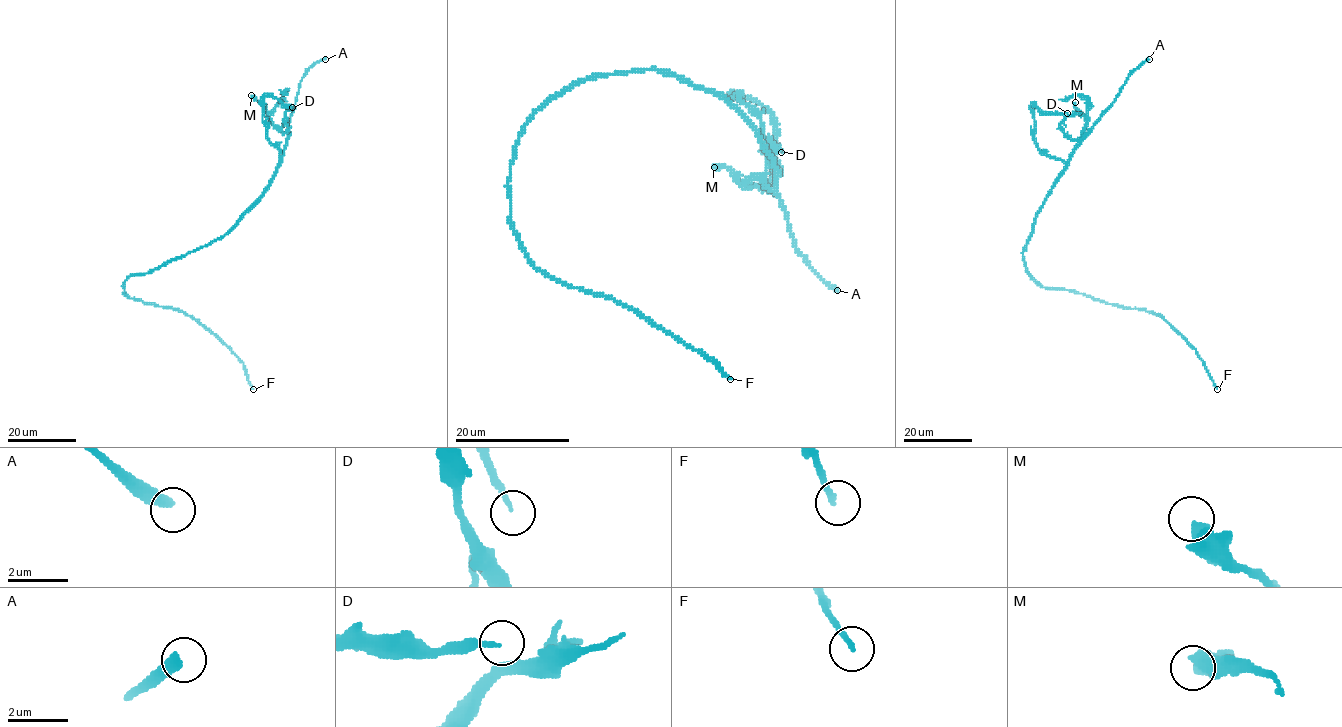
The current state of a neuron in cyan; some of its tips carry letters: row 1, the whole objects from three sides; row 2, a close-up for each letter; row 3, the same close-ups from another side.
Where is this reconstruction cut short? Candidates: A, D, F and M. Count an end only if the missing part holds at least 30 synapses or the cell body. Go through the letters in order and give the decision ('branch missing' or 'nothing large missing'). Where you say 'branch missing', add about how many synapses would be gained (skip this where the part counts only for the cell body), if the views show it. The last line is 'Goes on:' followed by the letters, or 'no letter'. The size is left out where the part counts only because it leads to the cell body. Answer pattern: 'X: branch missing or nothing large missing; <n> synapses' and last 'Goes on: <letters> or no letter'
A: branch missing; 200 synapses
D: nothing large missing
F: nothing large missing
M: nothing large missing
Goes on: A

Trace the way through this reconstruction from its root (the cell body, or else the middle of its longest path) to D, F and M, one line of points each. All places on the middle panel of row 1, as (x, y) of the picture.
D: (583, 81), (668, 70), (724, 98), (762, 145), (760, 118), (731, 93), (744, 95), (770, 114), (781, 152)
F: (583, 81), (555, 93), (517, 144), (508, 194), (520, 247), (537, 269), (634, 309), (730, 379)
M: (583, 81), (668, 70), (716, 92), (758, 134), (775, 189), (714, 167)

